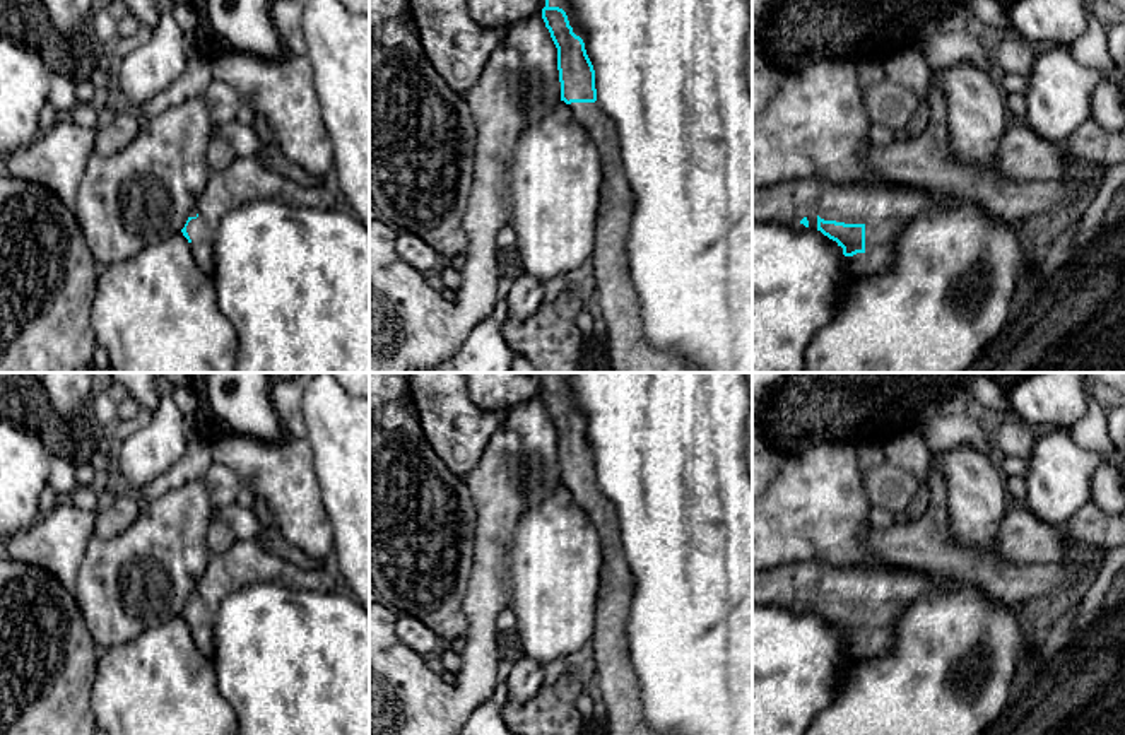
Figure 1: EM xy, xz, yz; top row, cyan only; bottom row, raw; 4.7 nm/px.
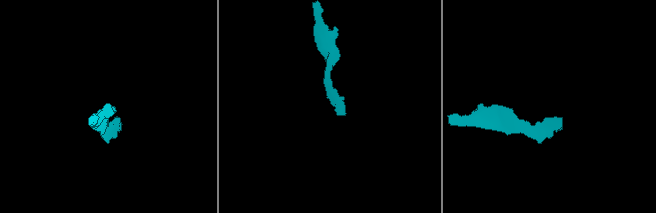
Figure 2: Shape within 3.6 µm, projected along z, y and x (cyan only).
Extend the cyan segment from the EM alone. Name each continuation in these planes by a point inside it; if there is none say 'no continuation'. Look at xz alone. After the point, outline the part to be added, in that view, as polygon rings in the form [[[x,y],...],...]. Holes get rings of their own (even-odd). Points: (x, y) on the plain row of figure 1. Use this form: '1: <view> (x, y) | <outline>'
1: xz (612, 667) | [[[571,485],[574,503],[592,520],[602,545],[600,591],[597,597],[592,672],[598,680],[607,714],[607,735],[662,735],[645,718],[629,644],[627,619],[636,581],[624,559],[617,509],[598,485]]]

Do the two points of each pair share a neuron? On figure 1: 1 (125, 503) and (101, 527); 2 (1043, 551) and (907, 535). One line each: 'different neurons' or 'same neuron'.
1: same neuron
2: different neurons

